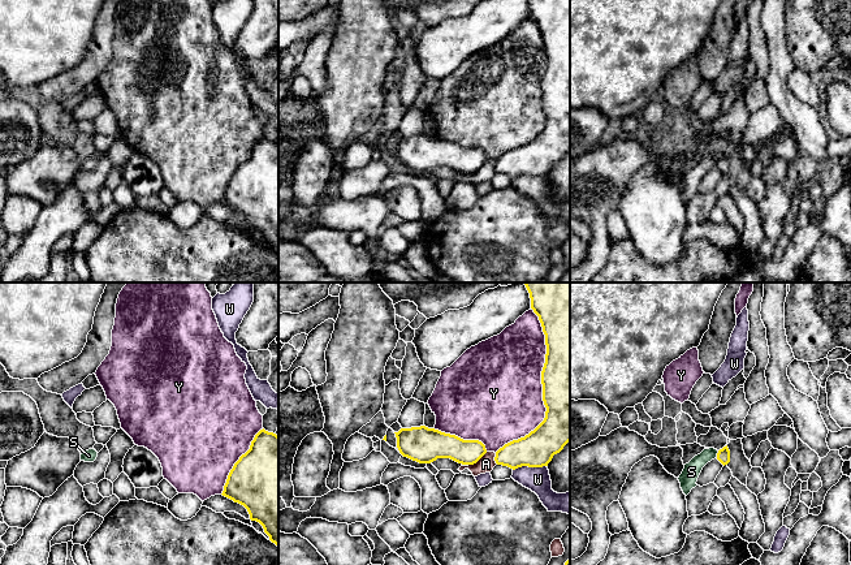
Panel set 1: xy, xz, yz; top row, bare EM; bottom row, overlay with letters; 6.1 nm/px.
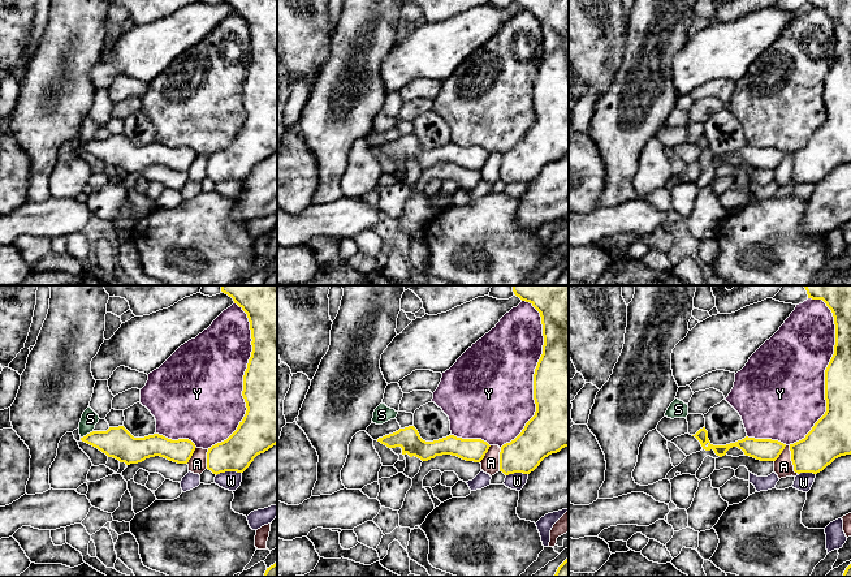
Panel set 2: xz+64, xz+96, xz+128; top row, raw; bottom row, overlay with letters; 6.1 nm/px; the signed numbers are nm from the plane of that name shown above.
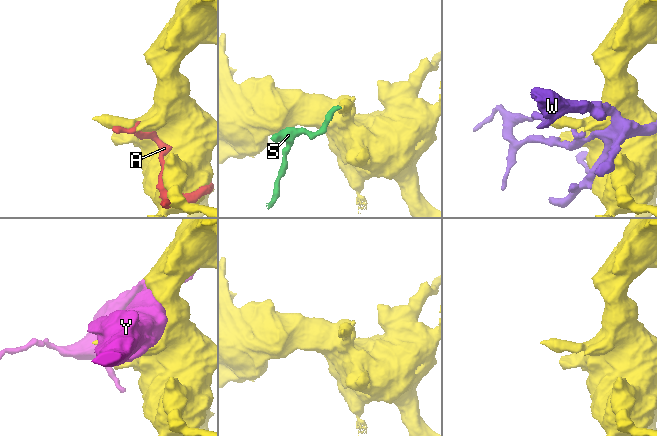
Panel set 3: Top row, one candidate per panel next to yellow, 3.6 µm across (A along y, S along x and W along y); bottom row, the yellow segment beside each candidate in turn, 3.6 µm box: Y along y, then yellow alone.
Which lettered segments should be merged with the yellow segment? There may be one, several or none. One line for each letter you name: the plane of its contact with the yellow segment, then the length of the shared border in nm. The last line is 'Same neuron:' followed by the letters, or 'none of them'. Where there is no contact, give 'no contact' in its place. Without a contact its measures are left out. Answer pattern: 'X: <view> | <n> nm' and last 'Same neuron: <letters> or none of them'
Same neuron: none of them

